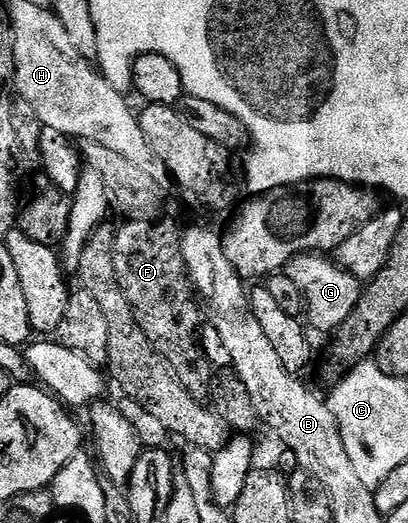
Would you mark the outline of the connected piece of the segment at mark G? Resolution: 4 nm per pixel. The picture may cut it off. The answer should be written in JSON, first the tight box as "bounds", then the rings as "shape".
{"bounds":[282,254,362,333],"shape":[[[324,254],[296,256],[289,264],[284,265],[282,272],[297,284],[298,290],[302,290],[306,324],[313,333],[335,333],[342,326],[342,322],[346,322],[346,318],[354,314],[362,295],[362,282],[340,267],[335,259]]]}

